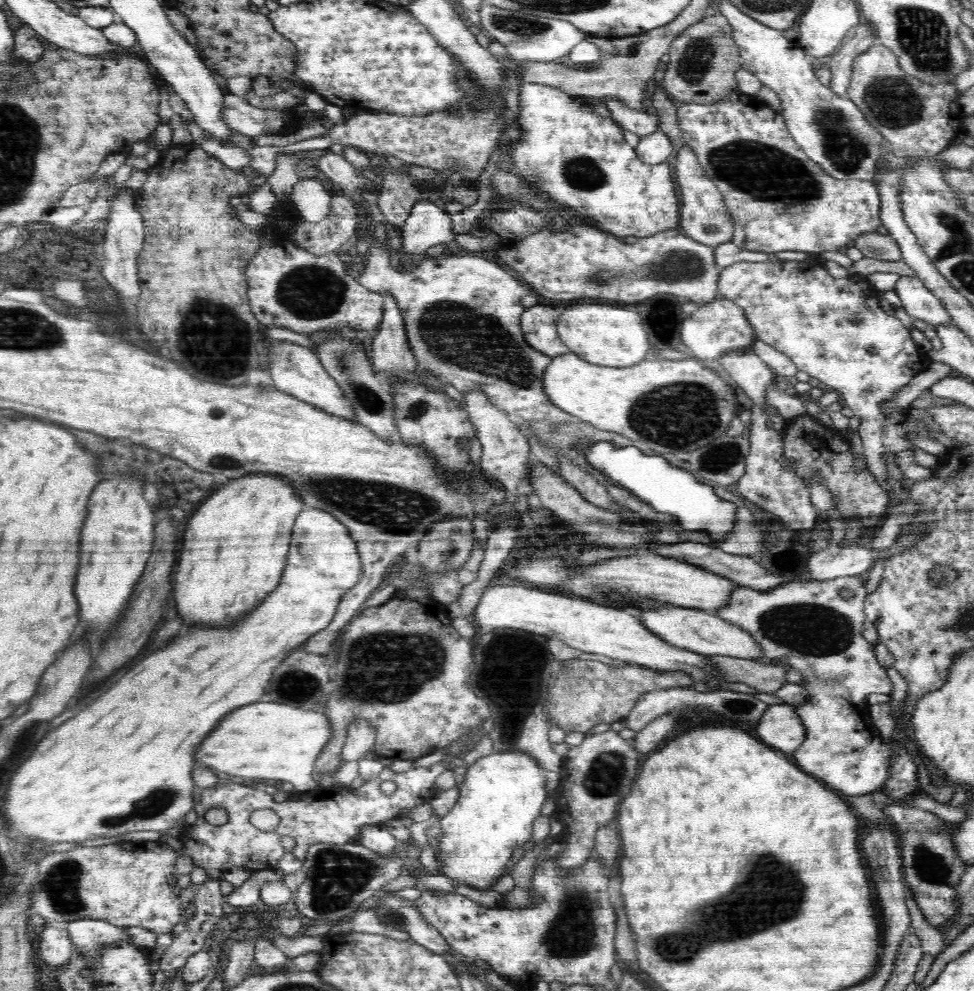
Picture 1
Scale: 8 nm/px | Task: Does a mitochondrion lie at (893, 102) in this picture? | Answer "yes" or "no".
yes

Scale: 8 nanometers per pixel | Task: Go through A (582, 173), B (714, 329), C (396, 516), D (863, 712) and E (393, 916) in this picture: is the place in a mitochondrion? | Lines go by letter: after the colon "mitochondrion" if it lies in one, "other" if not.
A: mitochondrion
B: other
C: mitochondrion
D: other
E: mitochondrion

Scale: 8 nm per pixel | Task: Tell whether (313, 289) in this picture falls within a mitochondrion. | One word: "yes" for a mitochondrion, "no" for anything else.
yes

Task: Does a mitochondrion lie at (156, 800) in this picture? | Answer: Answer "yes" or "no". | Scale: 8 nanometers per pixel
yes

